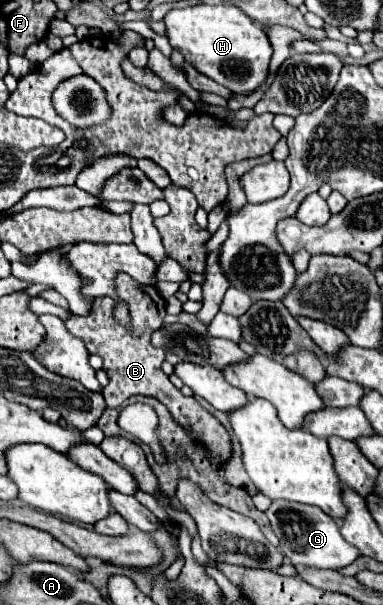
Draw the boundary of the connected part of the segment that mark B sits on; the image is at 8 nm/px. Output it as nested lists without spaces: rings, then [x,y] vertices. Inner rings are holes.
[[[117,273],[115,293],[117,293],[119,299],[129,303],[129,311],[131,311],[131,317],[133,317],[131,329],[119,325],[111,317],[111,311],[113,311],[113,305],[115,305],[115,301],[111,297],[97,297],[93,311],[87,317],[75,317],[75,313],[71,313],[65,319],[65,327],[69,329],[69,333],[79,337],[85,343],[85,349],[89,353],[99,355],[103,359],[103,369],[109,377],[107,387],[103,387],[103,397],[105,397],[107,407],[121,407],[121,403],[131,395],[157,397],[171,411],[173,419],[177,423],[181,423],[183,427],[187,427],[191,433],[197,433],[203,439],[203,443],[209,447],[213,459],[219,465],[223,465],[231,455],[231,441],[229,441],[225,427],[207,409],[203,409],[197,403],[195,397],[183,397],[181,391],[171,385],[169,377],[161,371],[165,351],[155,349],[149,341],[151,333],[163,325],[165,299],[161,297],[161,293],[155,287],[139,285],[137,281],[133,281],[125,273]]]

